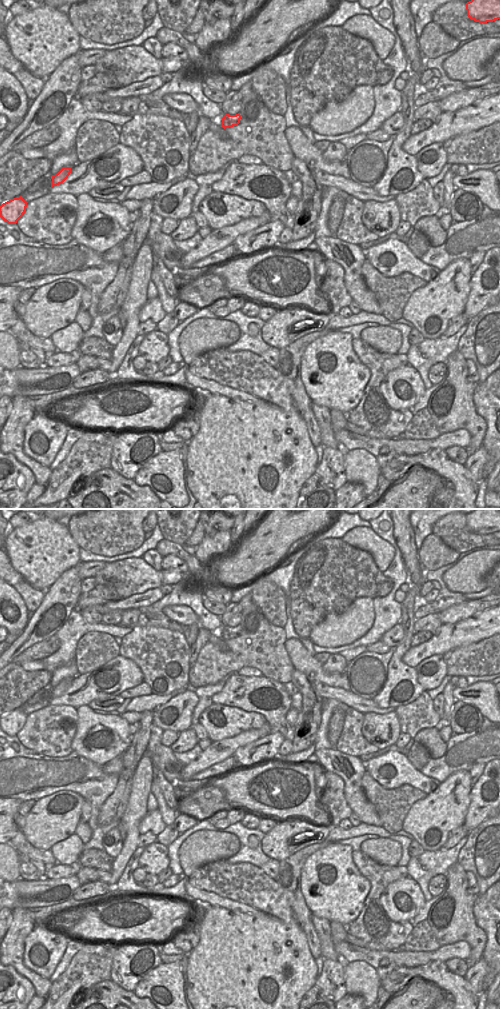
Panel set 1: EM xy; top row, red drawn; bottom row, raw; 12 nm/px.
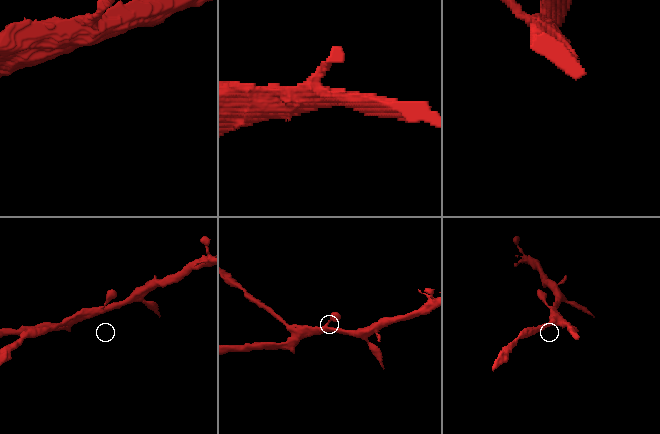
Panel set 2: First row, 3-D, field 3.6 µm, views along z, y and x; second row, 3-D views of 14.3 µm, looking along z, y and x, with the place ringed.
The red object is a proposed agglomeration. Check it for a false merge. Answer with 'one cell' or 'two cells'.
two cells

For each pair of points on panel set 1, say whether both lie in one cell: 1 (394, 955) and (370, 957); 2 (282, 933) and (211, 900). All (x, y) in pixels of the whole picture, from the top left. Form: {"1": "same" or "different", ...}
{"1": "same", "2": "different"}

